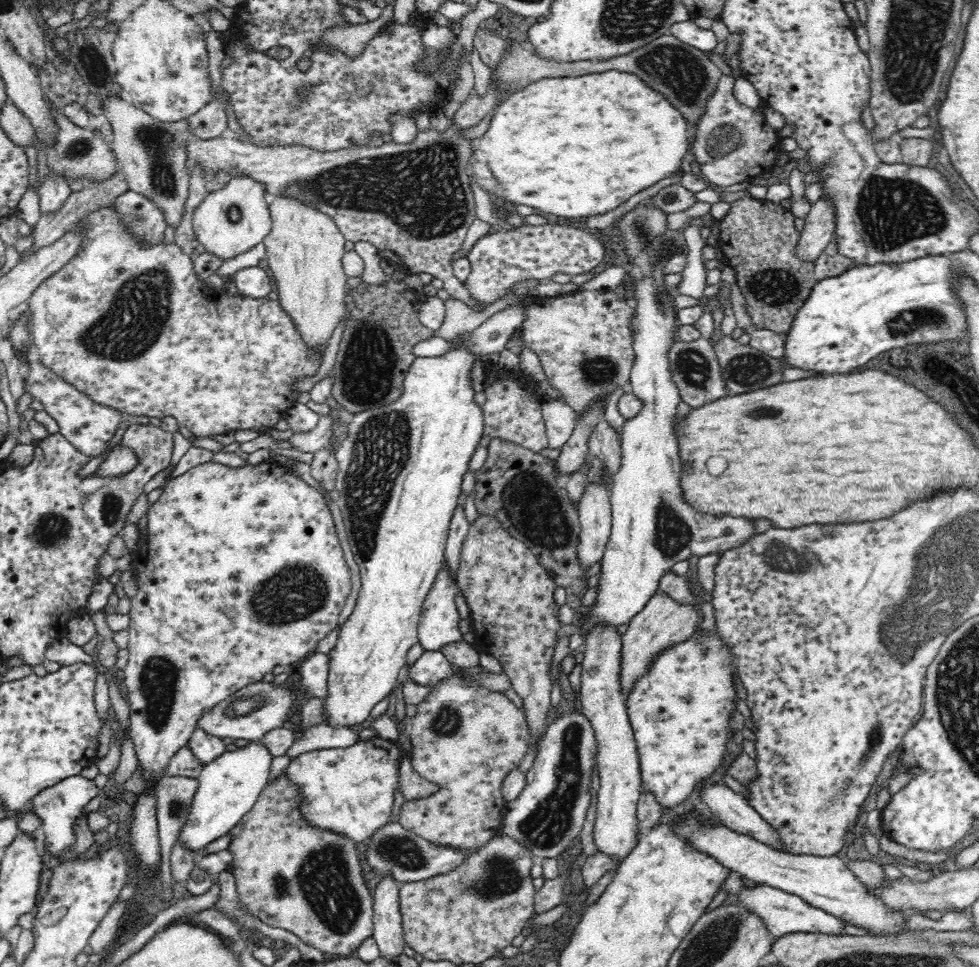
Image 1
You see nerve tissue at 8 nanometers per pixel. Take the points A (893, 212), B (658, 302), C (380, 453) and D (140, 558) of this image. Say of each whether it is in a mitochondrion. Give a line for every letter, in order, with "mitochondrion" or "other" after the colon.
A: mitochondrion
B: mitochondrion
C: mitochondrion
D: other

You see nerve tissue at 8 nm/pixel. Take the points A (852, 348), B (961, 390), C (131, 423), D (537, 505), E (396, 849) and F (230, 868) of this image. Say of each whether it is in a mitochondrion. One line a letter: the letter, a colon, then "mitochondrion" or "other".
A: other
B: other
C: other
D: mitochondrion
E: mitochondrion
F: other

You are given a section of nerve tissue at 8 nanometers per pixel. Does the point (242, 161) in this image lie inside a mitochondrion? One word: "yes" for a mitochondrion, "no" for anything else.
no

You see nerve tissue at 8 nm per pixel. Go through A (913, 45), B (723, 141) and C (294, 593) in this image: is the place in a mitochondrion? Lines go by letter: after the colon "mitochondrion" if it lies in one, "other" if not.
A: mitochondrion
B: mitochondrion
C: mitochondrion

